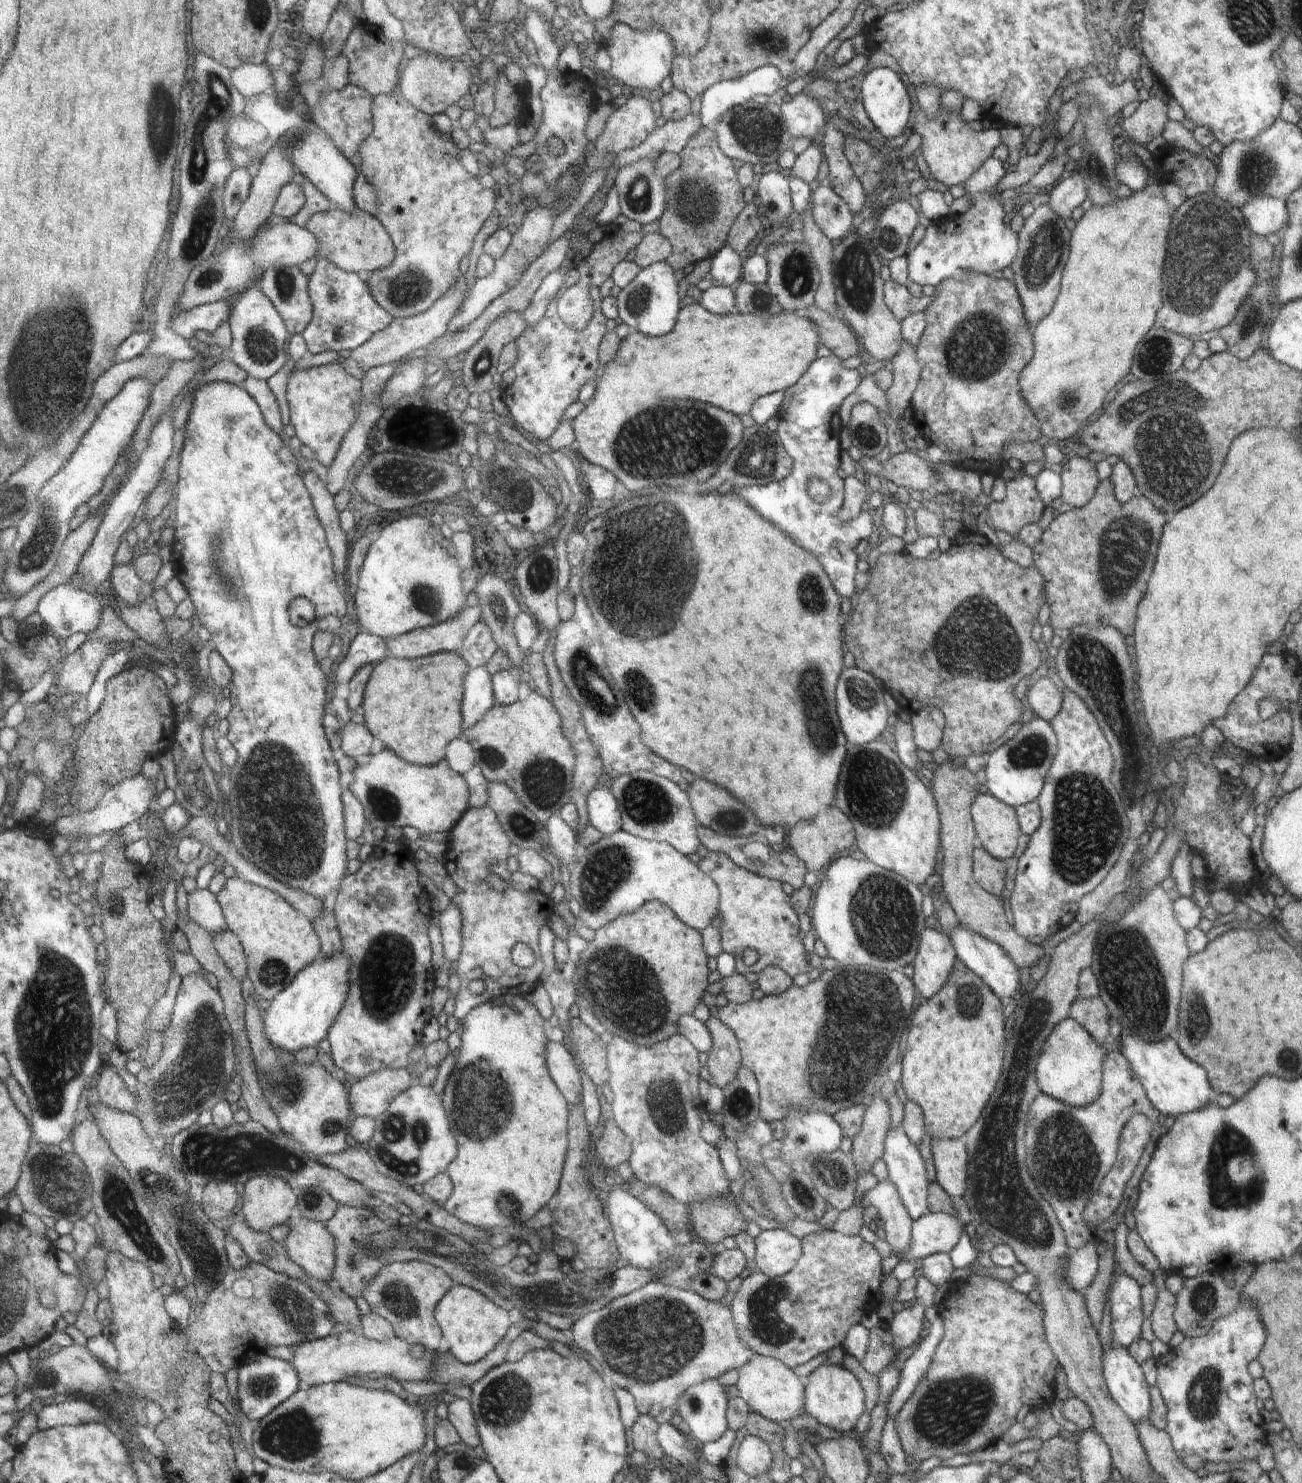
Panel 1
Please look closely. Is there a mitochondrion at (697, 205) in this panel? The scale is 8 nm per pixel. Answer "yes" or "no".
yes

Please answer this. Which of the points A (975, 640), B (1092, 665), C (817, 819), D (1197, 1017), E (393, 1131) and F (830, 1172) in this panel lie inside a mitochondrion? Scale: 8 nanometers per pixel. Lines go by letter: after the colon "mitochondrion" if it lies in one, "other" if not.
A: mitochondrion
B: mitochondrion
C: other
D: mitochondrion
E: mitochondrion
F: mitochondrion

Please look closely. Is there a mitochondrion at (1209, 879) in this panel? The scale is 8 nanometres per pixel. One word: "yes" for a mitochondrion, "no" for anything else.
no

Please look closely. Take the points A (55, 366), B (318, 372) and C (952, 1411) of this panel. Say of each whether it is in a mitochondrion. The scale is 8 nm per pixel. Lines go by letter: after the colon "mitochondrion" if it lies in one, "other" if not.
A: mitochondrion
B: other
C: mitochondrion

